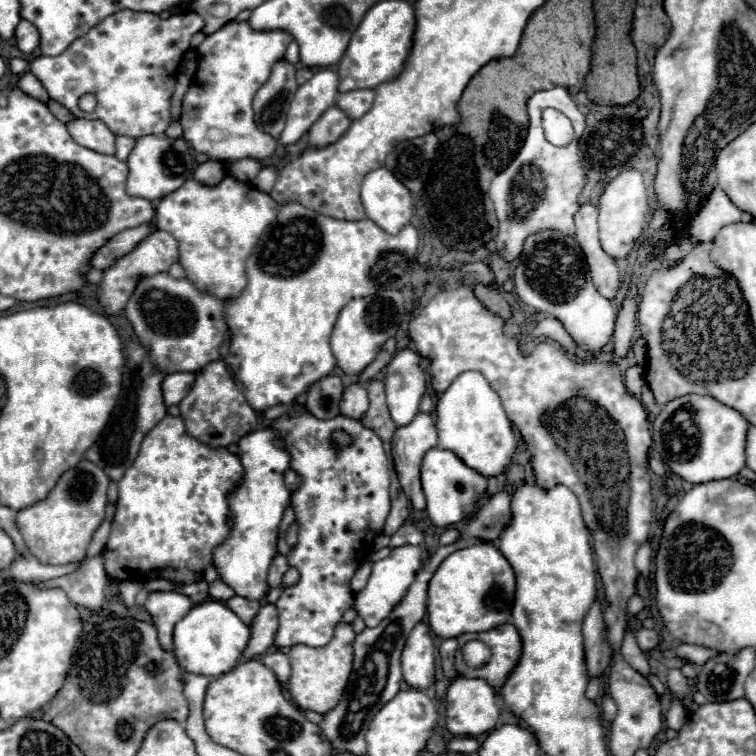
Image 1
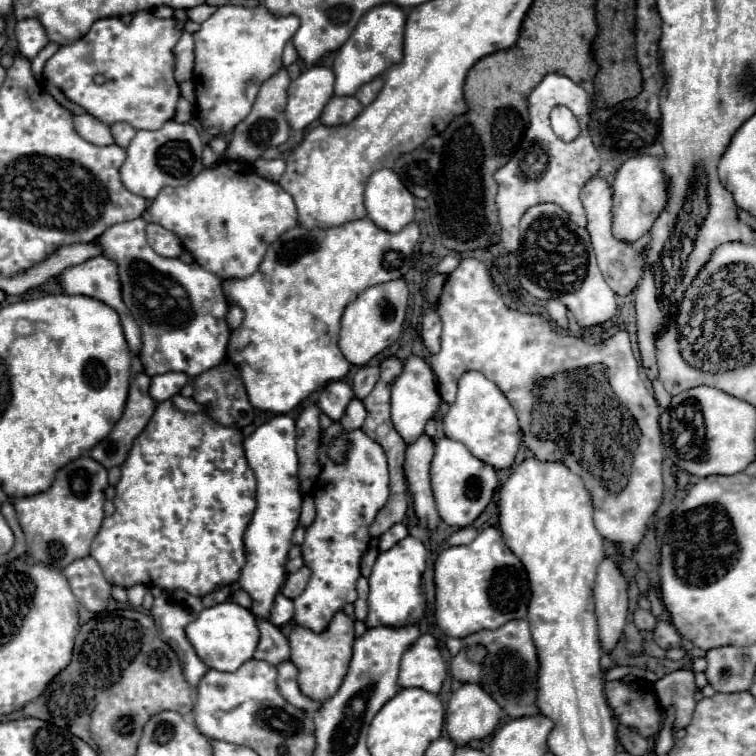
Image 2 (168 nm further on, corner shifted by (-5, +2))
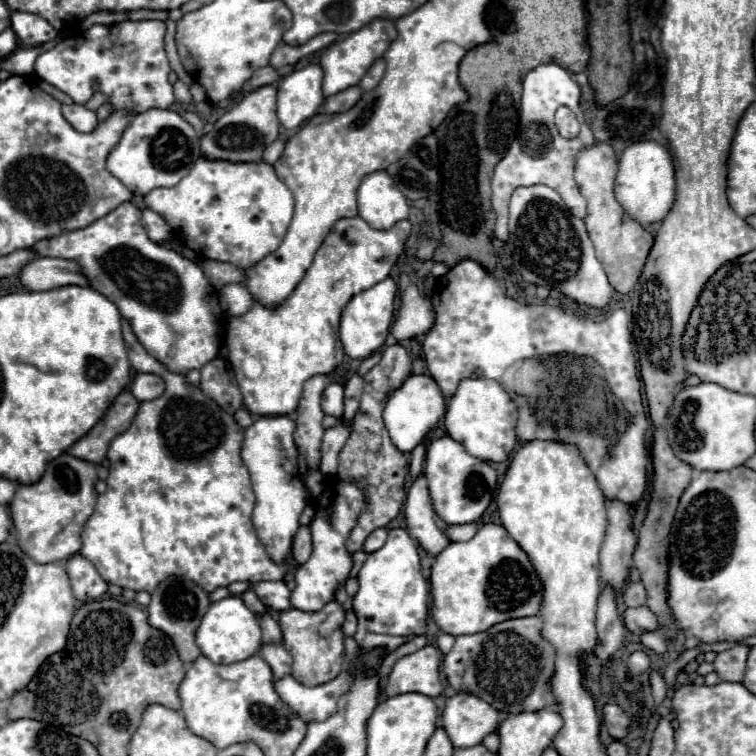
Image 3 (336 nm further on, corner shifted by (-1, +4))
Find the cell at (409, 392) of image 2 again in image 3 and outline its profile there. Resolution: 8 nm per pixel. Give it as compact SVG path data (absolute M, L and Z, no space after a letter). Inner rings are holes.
M413 374L409 376L409 380L405 380L405 384L397 392L393 392L393 396L389 396L383 410L383 420L395 448L403 454L411 454L413 448L425 440L429 430L437 426L443 414L445 414L445 398L437 388L437 382L427 374L423 376Z

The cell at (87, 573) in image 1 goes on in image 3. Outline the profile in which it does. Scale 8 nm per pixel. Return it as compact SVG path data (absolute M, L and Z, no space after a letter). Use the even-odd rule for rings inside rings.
M75 554L67 560L67 574L77 600L89 602L105 596L107 582L99 576L95 566L89 560L85 560L81 554Z

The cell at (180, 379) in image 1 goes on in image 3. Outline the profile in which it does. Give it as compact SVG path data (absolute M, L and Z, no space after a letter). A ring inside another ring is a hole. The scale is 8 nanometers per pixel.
M137 374L133 384L131 384L131 394L143 402L143 400L153 400L157 396L161 396L161 392L165 390L165 382L155 376L155 374Z

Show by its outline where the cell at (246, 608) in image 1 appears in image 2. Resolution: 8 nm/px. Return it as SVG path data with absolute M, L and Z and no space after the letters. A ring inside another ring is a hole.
M255 618L257 620L257 628L261 632L255 656L257 660L265 660L273 666L277 666L279 662L289 658L289 642L287 638L281 634L281 630L269 622L265 622L263 618Z

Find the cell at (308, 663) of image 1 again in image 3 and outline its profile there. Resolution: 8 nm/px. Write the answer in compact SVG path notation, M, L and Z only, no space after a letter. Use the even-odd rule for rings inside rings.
M331 600L317 612L303 612L297 608L283 610L279 626L283 630L283 644L293 656L291 676L307 686L325 684L335 678L343 668L343 626L345 612L339 602Z

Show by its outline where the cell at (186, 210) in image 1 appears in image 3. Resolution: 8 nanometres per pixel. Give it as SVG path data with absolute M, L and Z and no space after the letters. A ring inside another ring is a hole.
M199 158L177 186L155 188L153 192L149 192L145 196L145 206L161 214L165 222L173 228L173 234L191 250L195 250L201 258L229 262L243 270L257 264L257 260L279 248L293 218L293 194L277 178L273 166L267 162L233 164L225 160Z

